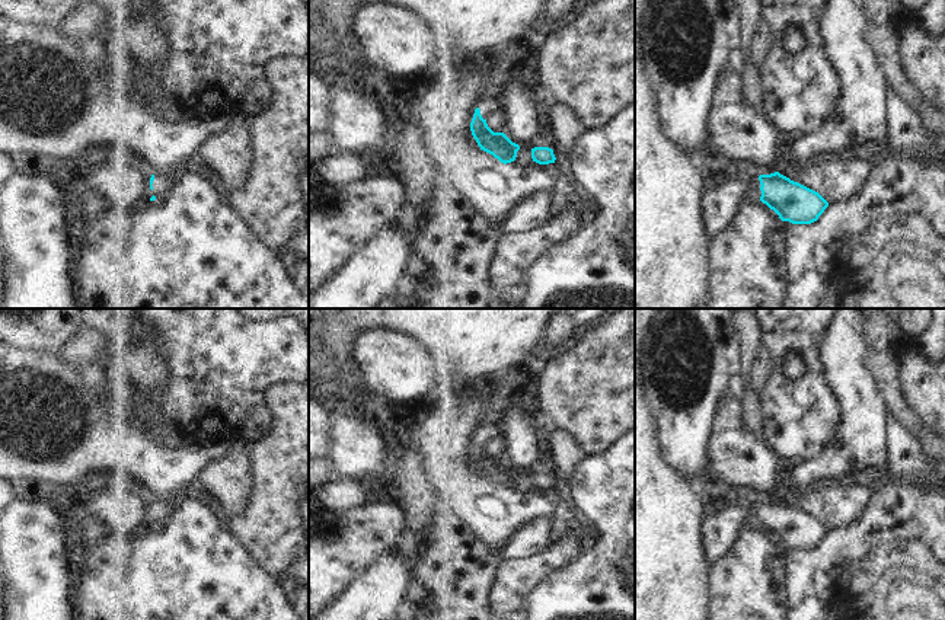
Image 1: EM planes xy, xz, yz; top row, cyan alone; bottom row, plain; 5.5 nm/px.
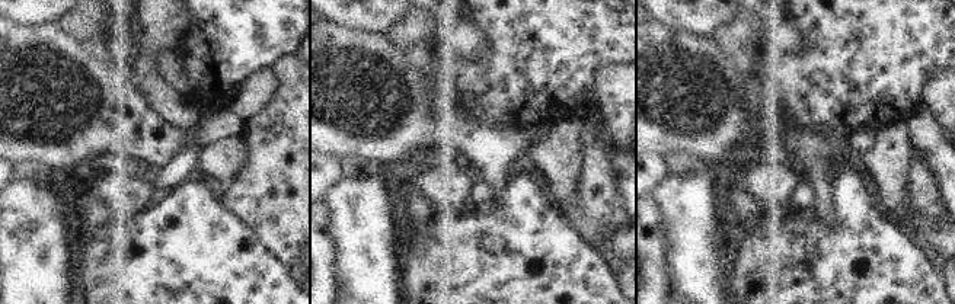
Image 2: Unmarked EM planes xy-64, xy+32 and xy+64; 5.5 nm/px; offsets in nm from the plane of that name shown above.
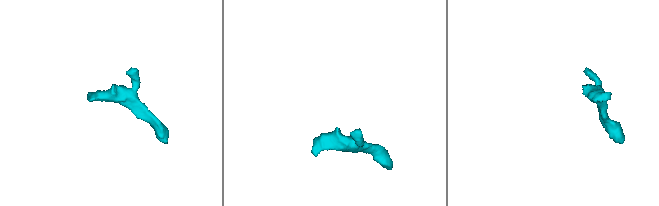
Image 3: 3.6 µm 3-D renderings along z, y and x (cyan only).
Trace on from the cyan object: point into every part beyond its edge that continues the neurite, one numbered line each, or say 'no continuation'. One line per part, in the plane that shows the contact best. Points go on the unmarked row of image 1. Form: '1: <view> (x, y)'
1: xy (162, 511)

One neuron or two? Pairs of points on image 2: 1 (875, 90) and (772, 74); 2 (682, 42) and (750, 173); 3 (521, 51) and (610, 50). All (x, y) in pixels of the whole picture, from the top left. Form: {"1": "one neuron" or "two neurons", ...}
{"1": "one neuron", "2": "two neurons", "3": "one neuron"}

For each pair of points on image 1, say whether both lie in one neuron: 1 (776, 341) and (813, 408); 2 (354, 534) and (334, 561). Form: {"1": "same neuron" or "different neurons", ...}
{"1": "same neuron", "2": "same neuron"}

